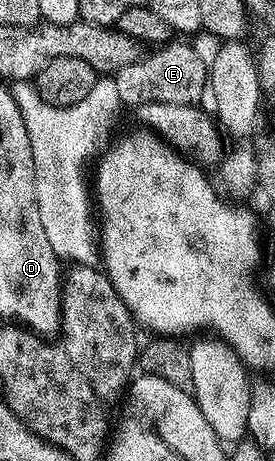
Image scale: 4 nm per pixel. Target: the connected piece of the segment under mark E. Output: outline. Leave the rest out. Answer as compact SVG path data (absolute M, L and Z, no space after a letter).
M177 42L163 43L153 49L154 53L143 55L142 59L132 62L132 66L124 66L118 72L113 73L116 82L116 90L120 93L123 105L139 106L148 103L199 103L202 95L208 92L208 64L202 56L190 44L176 44Z

